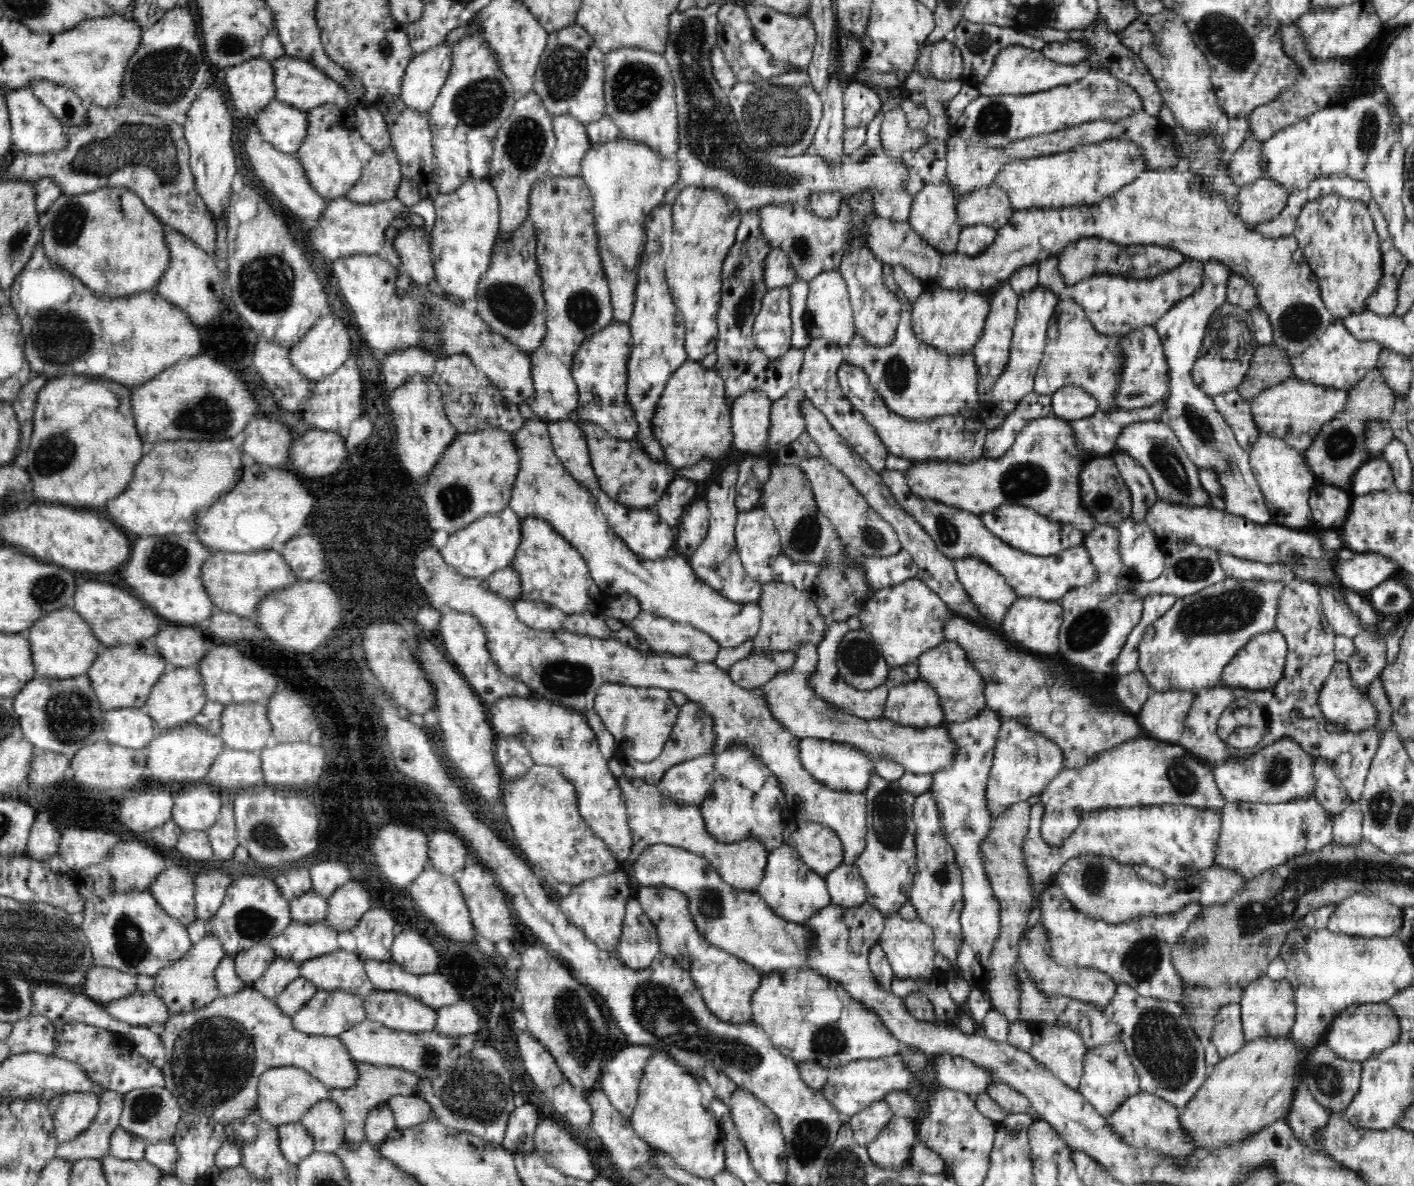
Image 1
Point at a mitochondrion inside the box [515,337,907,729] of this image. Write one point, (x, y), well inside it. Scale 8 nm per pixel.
(565, 677)

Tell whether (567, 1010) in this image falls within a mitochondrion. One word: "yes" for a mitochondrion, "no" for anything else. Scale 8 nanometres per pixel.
yes

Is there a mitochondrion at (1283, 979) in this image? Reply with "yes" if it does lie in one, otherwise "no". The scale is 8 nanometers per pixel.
no

